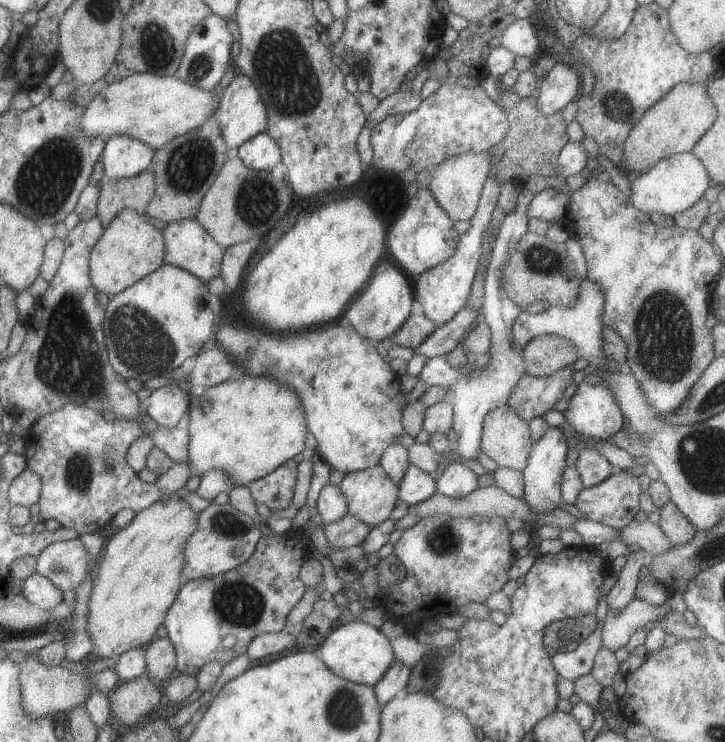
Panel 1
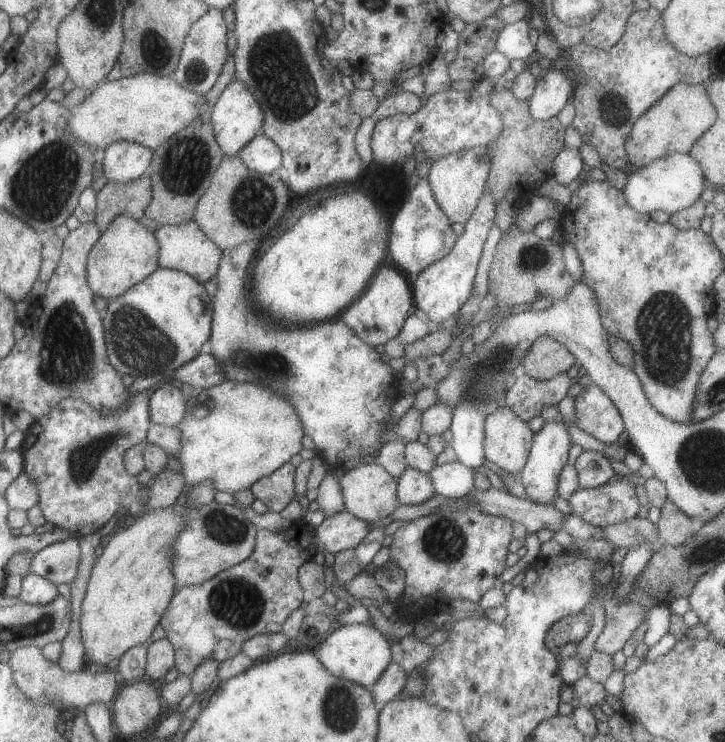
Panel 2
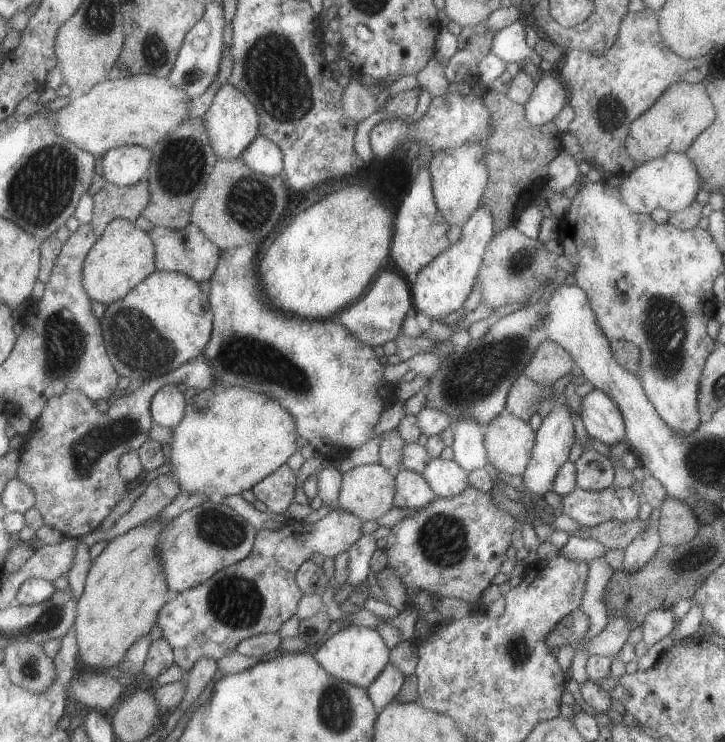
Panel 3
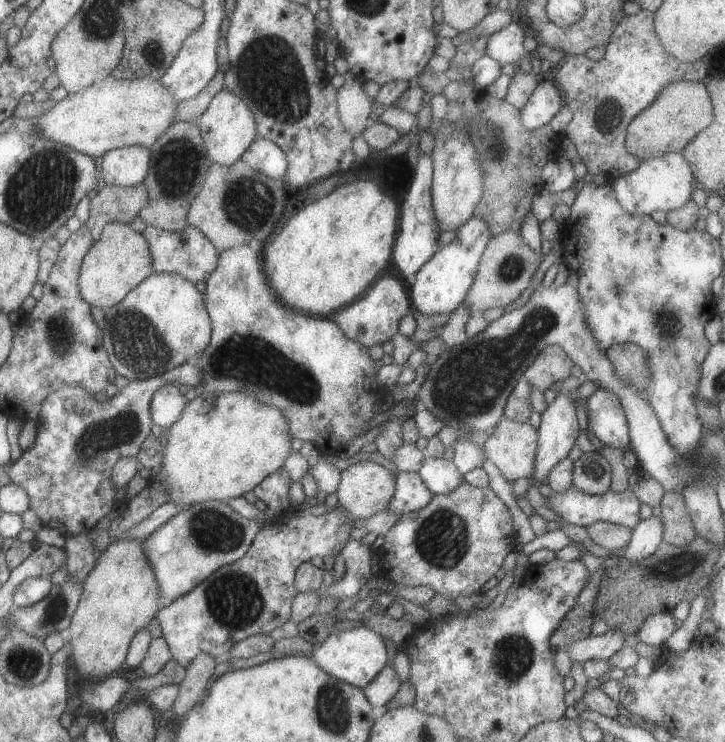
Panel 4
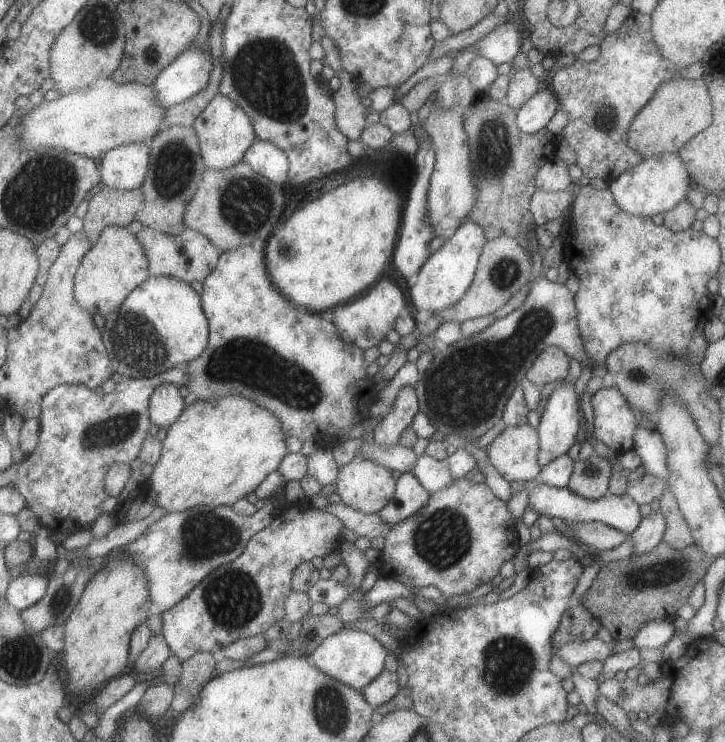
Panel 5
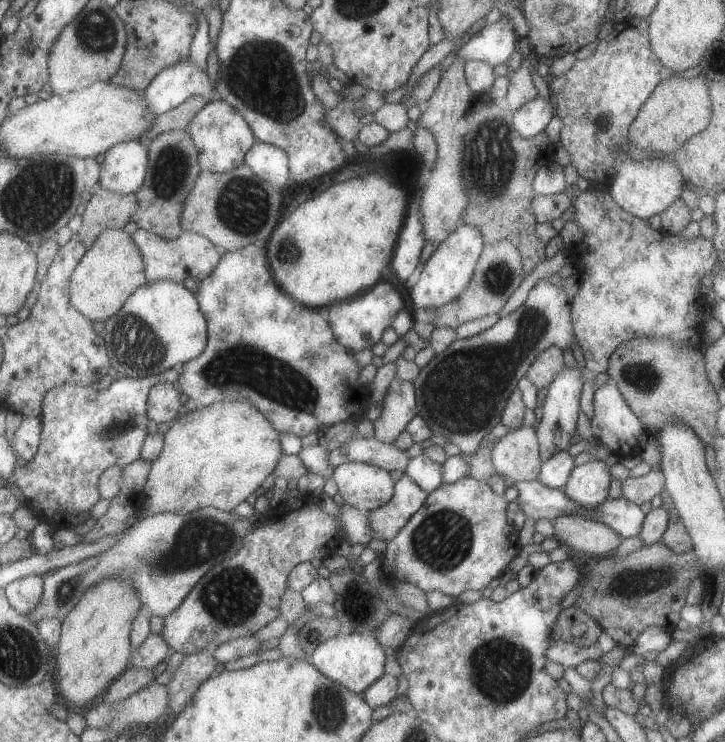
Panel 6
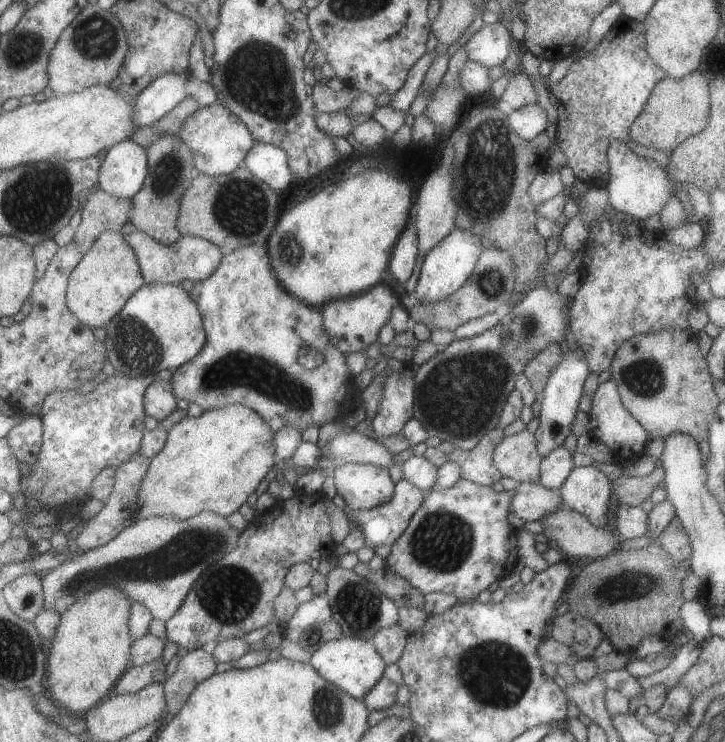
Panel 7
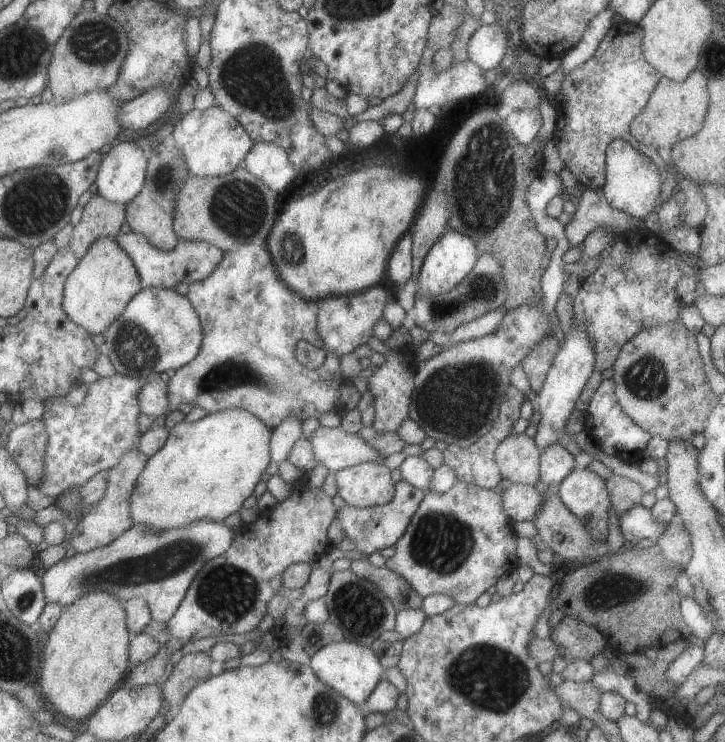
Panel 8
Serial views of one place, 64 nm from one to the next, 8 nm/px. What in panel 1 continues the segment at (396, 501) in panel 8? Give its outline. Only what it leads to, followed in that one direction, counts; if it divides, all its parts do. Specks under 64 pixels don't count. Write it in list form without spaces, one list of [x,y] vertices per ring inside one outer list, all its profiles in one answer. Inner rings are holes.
[[[408,464],[405,474],[399,482],[397,496],[405,504],[414,505],[427,500],[436,493],[435,480],[429,473],[419,470],[419,467]]]

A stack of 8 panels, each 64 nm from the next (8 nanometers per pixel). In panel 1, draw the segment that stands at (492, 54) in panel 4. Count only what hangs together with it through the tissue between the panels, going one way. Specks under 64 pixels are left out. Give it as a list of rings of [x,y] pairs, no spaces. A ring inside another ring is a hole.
[[[529,17],[513,21],[505,28],[500,45],[515,57],[535,59],[542,53],[542,43],[533,21]]]

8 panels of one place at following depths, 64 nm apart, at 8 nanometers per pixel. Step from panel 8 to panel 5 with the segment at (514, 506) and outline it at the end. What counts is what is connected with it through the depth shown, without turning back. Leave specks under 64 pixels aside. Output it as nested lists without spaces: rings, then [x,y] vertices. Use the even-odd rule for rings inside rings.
[[[536,481],[523,483],[523,490],[527,493],[528,508],[537,516],[543,515],[549,519],[561,519],[562,521],[601,522],[610,528],[619,530],[623,535],[631,535],[639,525],[641,514],[638,505],[629,496],[614,496],[607,494],[604,498],[587,501],[571,493],[566,487],[556,488],[540,484]]]

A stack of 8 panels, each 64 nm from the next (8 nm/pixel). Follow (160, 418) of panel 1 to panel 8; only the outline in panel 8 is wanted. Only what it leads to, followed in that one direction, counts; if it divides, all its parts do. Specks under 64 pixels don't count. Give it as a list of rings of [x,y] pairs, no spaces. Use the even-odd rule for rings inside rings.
[[[158,374],[147,376],[147,382],[141,386],[137,394],[139,412],[146,414],[152,419],[164,418],[169,413],[169,402],[167,402],[166,383],[159,378]]]

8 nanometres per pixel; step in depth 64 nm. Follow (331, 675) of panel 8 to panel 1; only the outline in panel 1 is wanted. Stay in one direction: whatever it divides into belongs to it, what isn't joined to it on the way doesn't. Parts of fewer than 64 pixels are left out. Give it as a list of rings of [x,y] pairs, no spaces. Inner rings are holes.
[[[358,621],[334,625],[324,641],[314,651],[319,660],[335,676],[371,687],[381,680],[383,674],[387,672],[388,666],[391,666],[391,662],[394,661],[394,654],[387,637],[379,629]]]

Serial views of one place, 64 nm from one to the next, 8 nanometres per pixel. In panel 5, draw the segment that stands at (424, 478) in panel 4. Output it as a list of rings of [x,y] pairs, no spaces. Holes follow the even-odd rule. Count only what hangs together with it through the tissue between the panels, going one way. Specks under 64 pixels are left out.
[[[425,454],[416,458],[410,474],[429,494],[447,487],[453,480],[443,461],[430,458]]]

